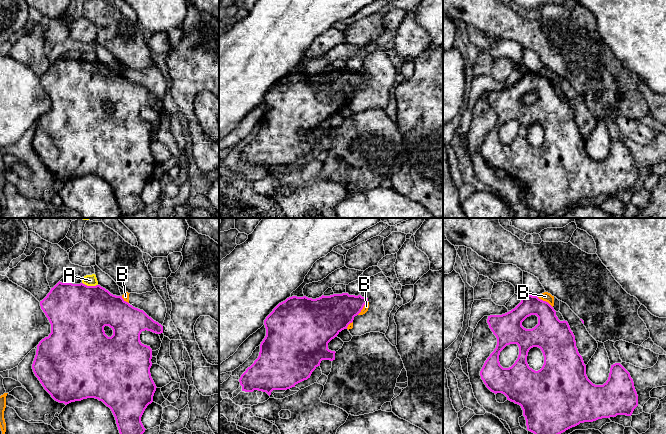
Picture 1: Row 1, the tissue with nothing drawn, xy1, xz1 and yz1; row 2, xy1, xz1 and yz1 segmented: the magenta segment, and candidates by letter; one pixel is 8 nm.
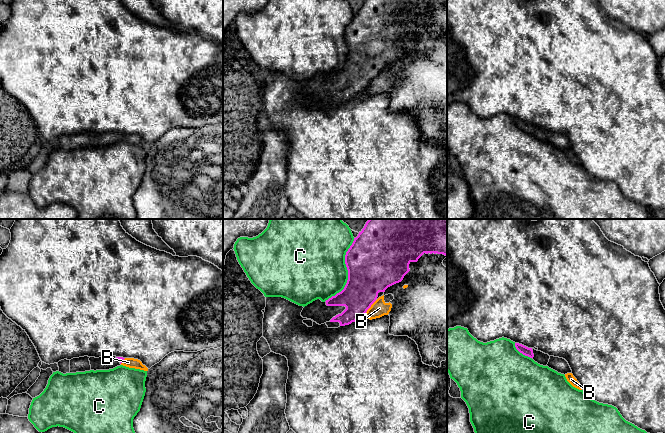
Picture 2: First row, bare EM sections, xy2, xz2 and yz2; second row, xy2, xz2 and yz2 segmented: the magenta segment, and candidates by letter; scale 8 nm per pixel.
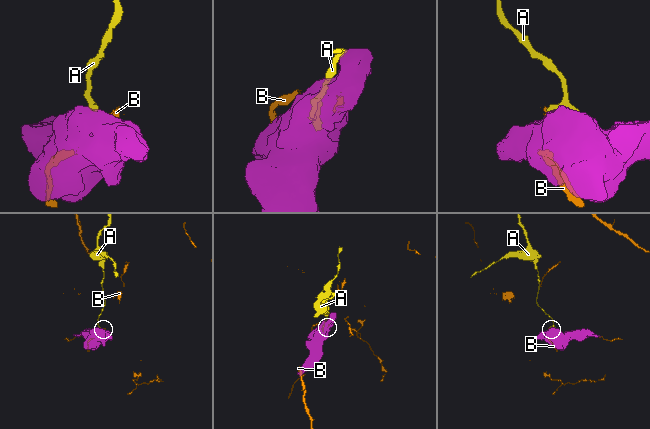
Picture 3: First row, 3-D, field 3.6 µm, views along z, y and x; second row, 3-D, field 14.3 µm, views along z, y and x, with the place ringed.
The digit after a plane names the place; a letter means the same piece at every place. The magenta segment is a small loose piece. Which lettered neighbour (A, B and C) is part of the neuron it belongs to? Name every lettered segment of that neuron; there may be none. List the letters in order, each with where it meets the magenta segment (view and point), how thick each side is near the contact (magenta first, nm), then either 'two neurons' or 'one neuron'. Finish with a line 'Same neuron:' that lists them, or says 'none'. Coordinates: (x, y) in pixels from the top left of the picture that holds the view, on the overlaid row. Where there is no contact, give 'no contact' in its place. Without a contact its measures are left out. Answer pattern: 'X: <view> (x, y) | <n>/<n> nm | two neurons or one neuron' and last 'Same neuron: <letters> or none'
A: xy1 (90, 286) | 480/100 nm | two neurons
B: yz1 (544, 301) | 240/70 nm | two neurons
C: xz2 (348, 273) | 480/460 nm | two neurons
Same neuron: none

